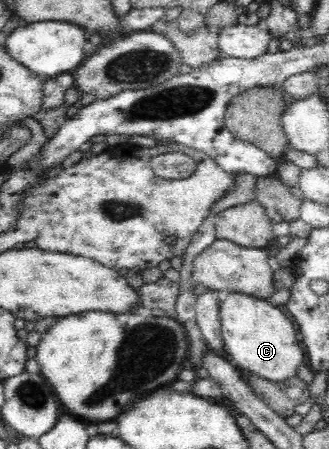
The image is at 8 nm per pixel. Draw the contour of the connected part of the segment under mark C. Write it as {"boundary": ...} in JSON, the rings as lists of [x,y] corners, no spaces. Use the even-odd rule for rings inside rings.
{"boundary":[[[230,292],[223,295],[219,319],[228,360],[240,371],[252,373],[268,381],[286,381],[297,375],[298,367],[307,361],[300,348],[294,323],[268,300]]]}

